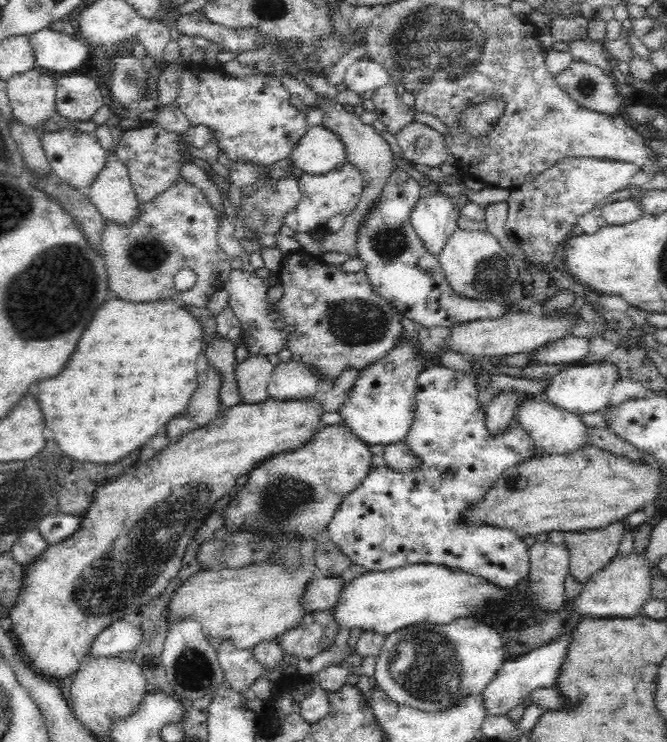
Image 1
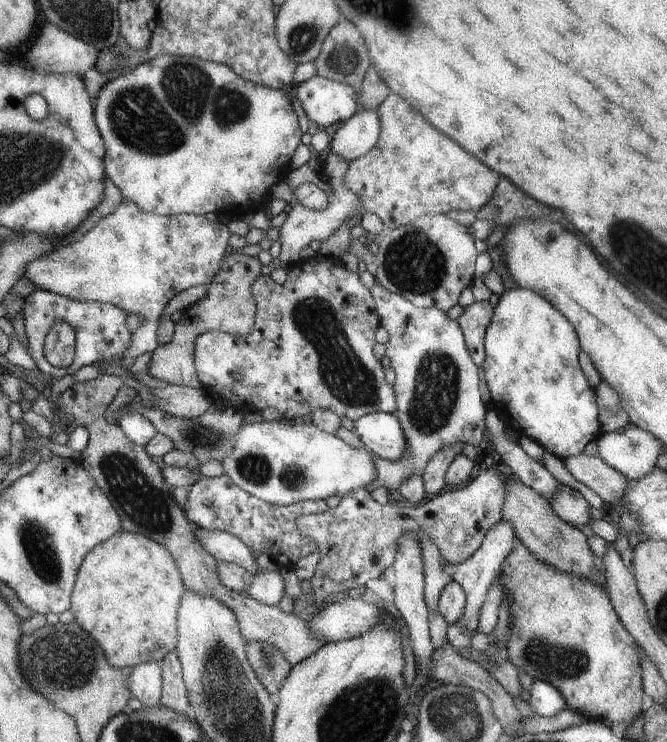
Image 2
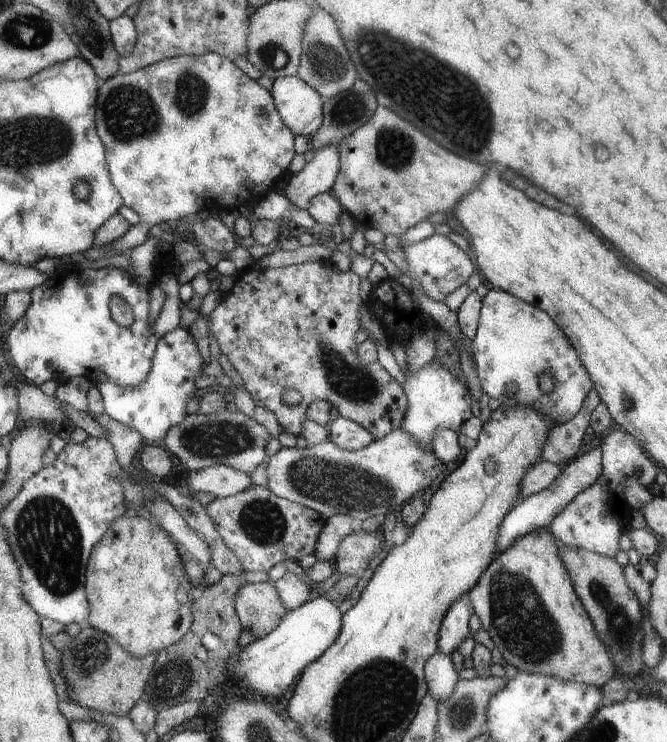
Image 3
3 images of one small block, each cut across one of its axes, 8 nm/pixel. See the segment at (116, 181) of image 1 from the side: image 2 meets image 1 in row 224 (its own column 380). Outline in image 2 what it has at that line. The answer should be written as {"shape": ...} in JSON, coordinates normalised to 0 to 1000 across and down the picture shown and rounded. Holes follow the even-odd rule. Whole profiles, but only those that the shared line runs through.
{"shape":[[[565,147],[534,148],[498,183],[490,206],[502,206],[514,216],[538,214],[567,191],[571,159]]]}

